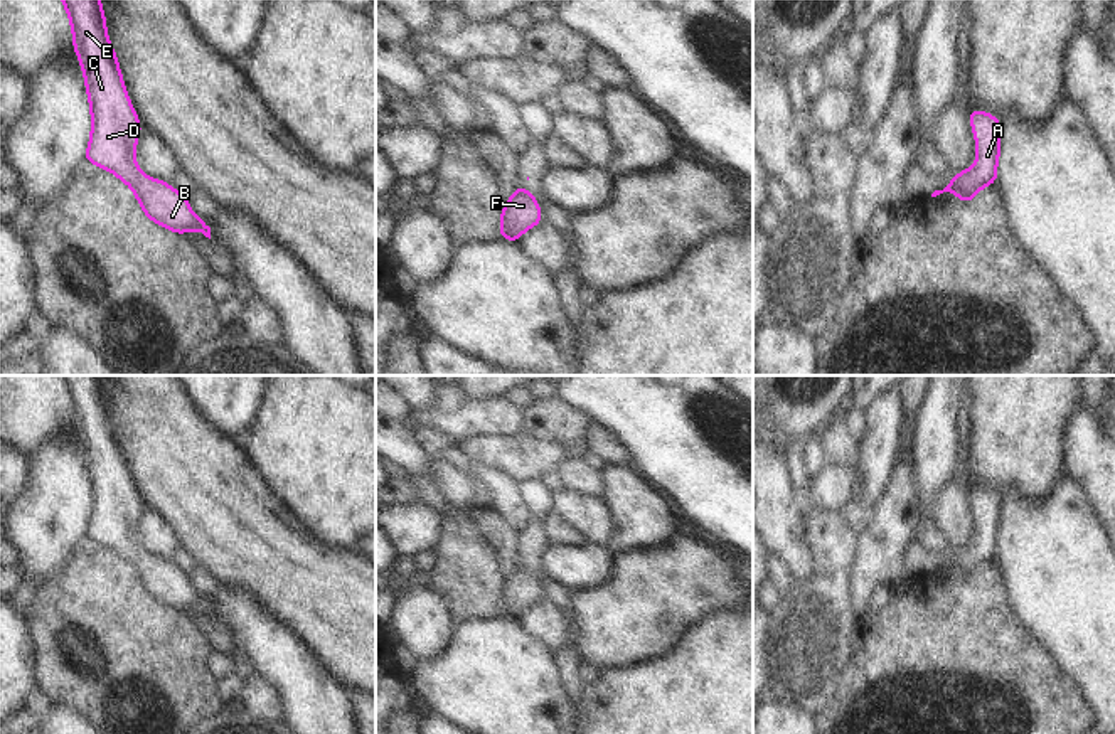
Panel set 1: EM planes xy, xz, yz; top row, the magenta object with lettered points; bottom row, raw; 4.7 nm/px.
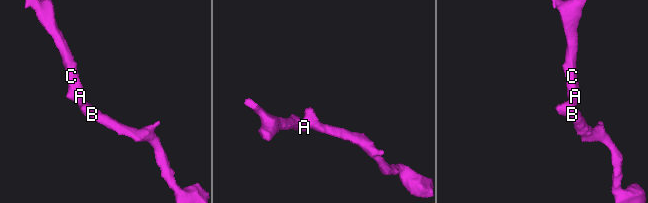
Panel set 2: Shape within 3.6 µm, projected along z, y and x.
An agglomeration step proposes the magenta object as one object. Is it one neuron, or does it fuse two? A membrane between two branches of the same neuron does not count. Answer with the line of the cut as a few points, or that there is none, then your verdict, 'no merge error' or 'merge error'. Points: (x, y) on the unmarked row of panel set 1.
cut none; no merge error

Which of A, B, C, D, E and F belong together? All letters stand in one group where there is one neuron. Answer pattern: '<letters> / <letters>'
A B C D E F

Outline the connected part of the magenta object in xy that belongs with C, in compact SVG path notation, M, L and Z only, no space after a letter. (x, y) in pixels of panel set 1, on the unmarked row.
M99 375L61 379L71 399L74 429L84 449L91 483L91 517L84 537L130 562L150 598L182 613L200 608L211 616L211 604L190 588L187 574L172 562L147 554L135 539L141 502L109 421Z

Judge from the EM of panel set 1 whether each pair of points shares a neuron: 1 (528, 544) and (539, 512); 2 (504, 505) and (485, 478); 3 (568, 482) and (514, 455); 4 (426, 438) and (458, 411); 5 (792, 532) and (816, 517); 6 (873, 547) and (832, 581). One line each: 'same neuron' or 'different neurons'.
1: same neuron
2: same neuron
3: different neurons
4: different neurons
5: different neurons
6: different neurons

